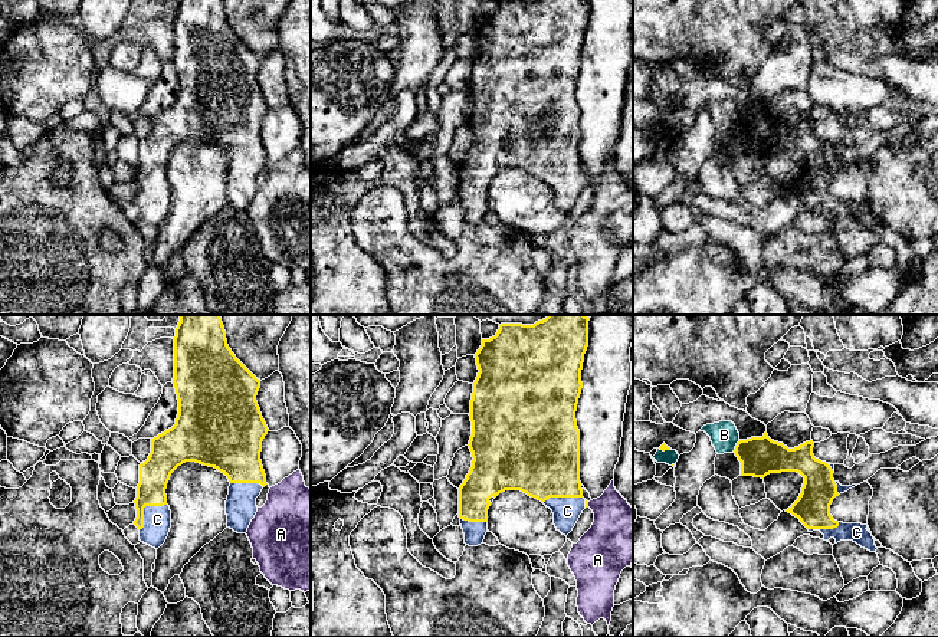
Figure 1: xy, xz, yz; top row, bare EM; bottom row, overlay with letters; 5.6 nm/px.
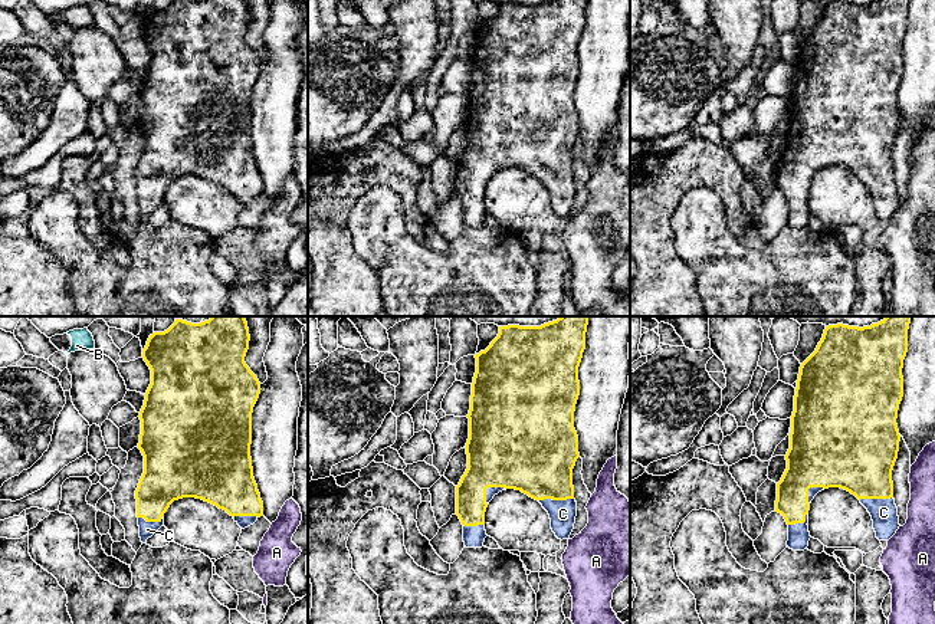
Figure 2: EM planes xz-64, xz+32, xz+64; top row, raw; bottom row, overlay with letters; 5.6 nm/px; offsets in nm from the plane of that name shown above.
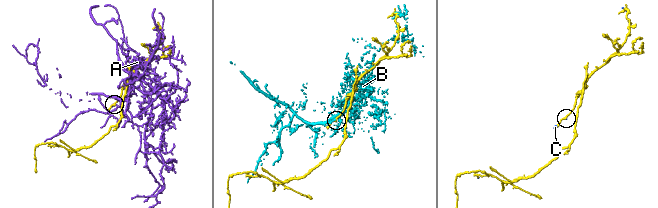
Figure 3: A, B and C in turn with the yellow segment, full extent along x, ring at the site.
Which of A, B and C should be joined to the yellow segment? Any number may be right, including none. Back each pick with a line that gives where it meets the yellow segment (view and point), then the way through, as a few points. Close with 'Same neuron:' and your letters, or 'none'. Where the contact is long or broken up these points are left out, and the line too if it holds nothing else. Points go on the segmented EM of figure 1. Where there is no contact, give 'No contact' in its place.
C: Touches yellow at xy (144, 506)
Same neuron: C

